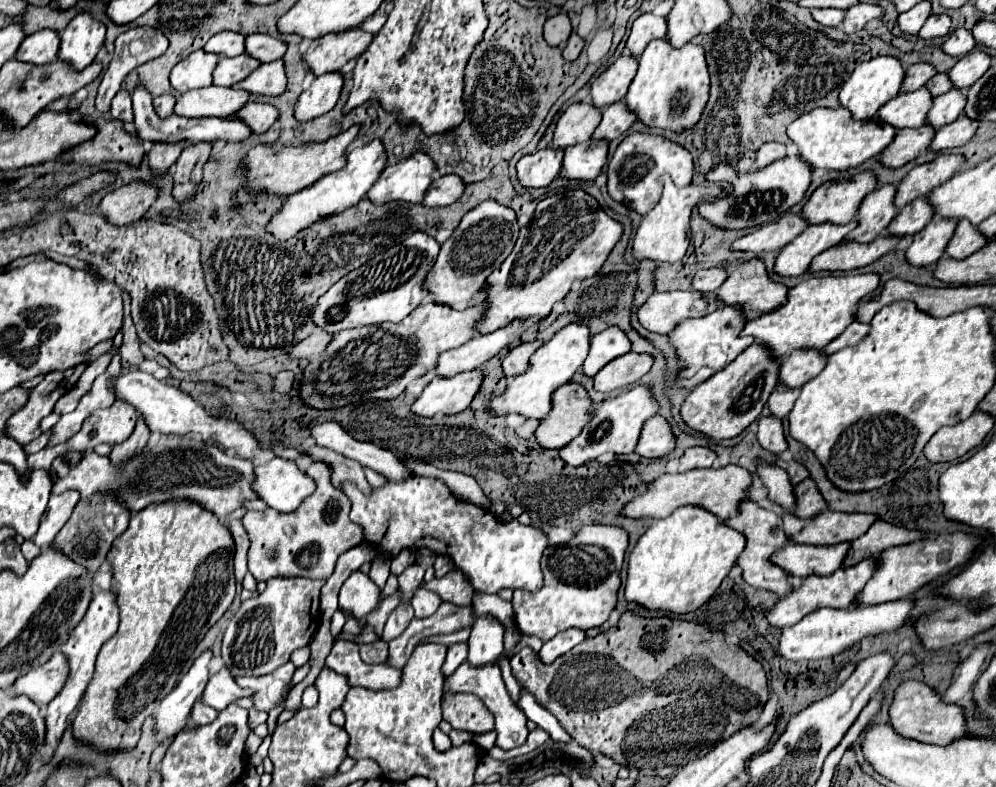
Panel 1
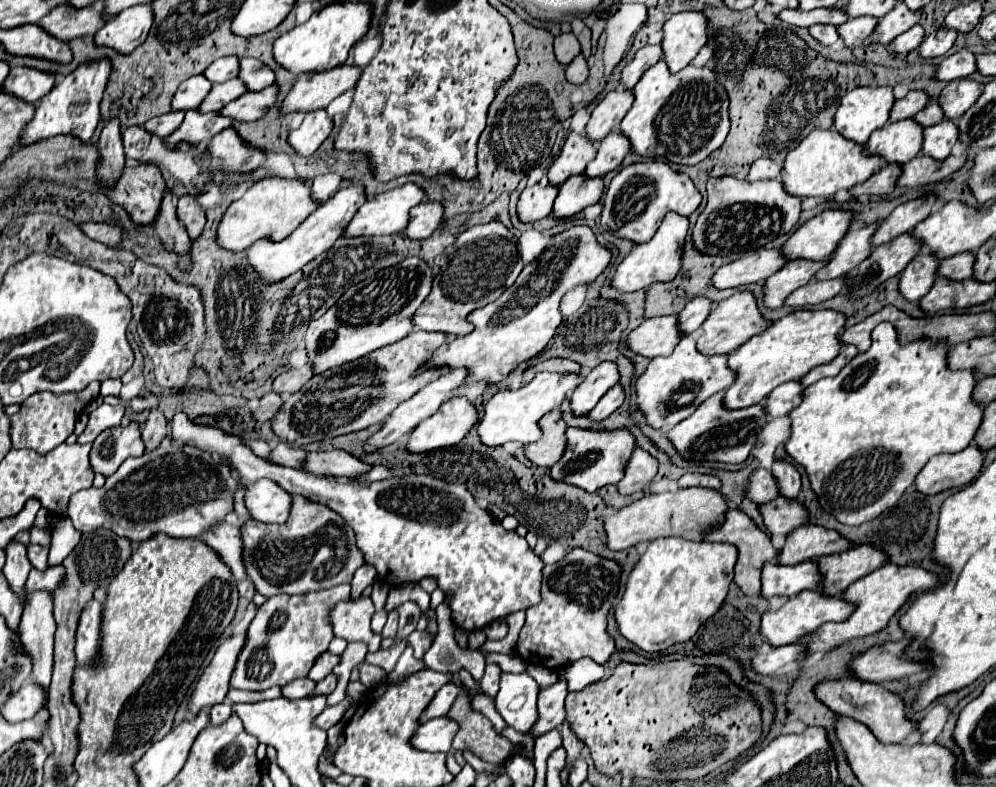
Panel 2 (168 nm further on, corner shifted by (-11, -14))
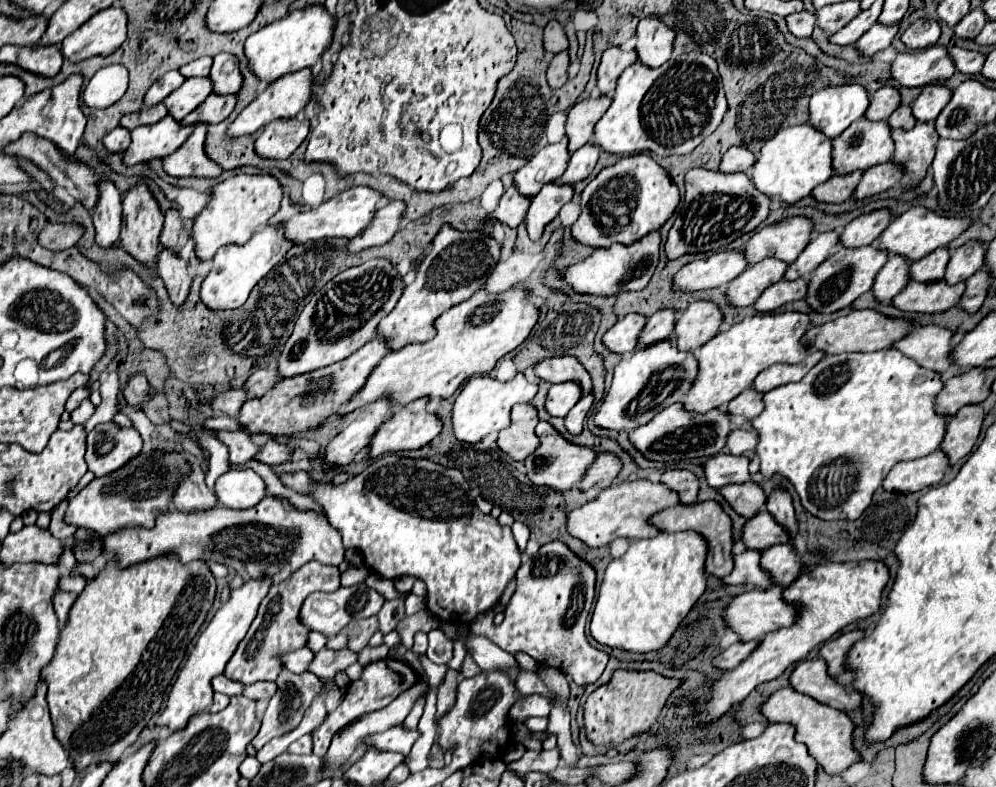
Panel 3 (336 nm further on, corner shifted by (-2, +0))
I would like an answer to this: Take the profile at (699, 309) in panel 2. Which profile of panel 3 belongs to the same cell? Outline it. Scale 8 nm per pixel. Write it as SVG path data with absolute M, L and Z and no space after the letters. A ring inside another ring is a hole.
M661 308L659 312L655 312L647 320L639 344L641 346L649 346L649 344L655 344L659 340L669 338L673 334L675 322L677 322L677 310L673 310L673 308Z

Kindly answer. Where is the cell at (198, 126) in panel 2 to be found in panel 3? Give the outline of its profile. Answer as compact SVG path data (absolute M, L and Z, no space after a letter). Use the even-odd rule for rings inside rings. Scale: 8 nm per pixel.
M165 116L163 120L137 126L131 132L131 146L125 150L125 164L137 164L151 158L165 158L173 154L193 132L195 124L183 124L173 116Z

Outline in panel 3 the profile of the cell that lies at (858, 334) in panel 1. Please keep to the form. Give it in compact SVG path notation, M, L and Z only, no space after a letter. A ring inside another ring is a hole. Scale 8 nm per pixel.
M811 350L807 358L799 364L773 364L755 378L753 386L759 388L759 392L769 392L771 388L777 388L781 384L799 382L823 356L825 356L823 350Z

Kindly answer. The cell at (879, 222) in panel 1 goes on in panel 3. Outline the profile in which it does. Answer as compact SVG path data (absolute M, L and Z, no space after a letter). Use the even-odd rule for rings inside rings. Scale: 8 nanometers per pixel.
M831 230L831 232L823 232L817 234L807 248L799 254L799 258L787 268L785 280L795 280L801 276L809 276L821 262L825 262L831 252L839 246L839 232Z

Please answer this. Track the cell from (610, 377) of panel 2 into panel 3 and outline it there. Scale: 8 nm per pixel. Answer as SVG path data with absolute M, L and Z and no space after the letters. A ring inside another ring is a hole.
M561 382L549 388L545 406L551 416L567 416L567 412L577 404L579 398L581 398L579 382Z

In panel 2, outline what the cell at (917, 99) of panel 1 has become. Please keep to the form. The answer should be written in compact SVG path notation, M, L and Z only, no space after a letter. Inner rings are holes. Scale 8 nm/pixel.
M900 120L894 124L884 124L880 130L872 132L872 138L864 144L866 156L880 156L888 164L902 166L910 162L922 148L922 128L912 120Z

